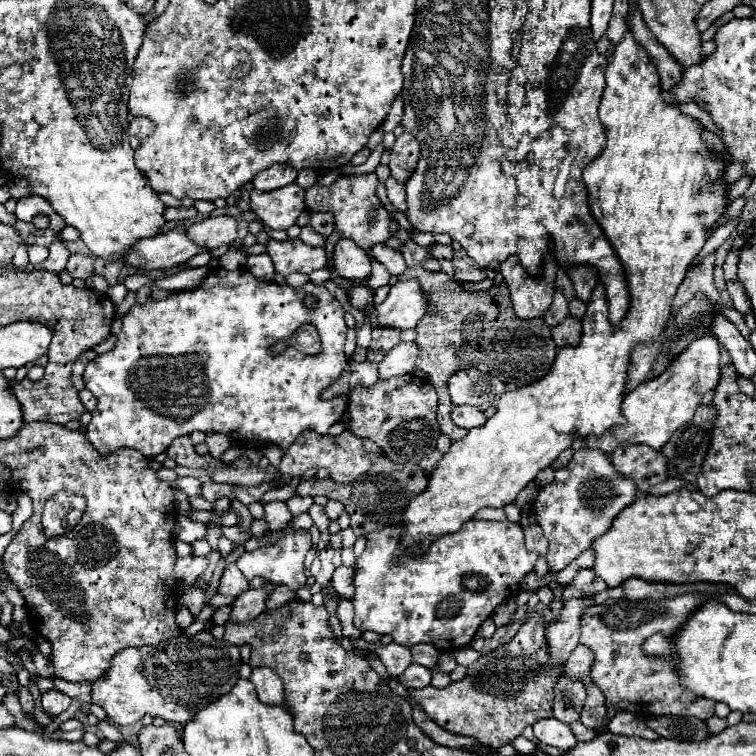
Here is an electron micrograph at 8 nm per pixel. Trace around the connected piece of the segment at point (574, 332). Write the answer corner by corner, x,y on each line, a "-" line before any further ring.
568,315
558,327
552,329
552,339
556,341
558,347
574,345
574,343
578,343
580,333
582,333
582,325
580,325
580,321
578,321
576,317

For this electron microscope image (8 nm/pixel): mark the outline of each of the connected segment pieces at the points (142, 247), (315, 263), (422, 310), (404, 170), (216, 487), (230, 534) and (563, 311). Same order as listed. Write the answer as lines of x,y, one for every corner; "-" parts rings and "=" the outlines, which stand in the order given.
178,227
168,233
158,233
136,241
130,251
126,251
124,261
138,269
170,269
186,263
200,251
202,247
186,237
184,227
=
270,239
266,243
266,253
272,257
276,273
280,273
282,277
288,277
290,273
310,275
312,271
322,269
328,263
324,247
310,247
300,239
=
418,279
398,281
390,287
386,301
378,307
378,325
410,329
426,315
428,295
422,291
=
402,133
396,137
396,143
390,153
392,157
388,167
392,171
392,177
400,183
406,183
420,159
420,143
410,133
=
206,481
202,487
202,497
206,501
216,501
218,497
227,496
231,501
236,499
236,489
234,485
224,483
214,483
214,481
=
223,526
222,527
222,532
225,537
230,539
233,543
246,543
248,539
250,539
253,535
251,531
242,531
239,527
237,526
=
560,289
554,291
554,299
552,299
552,305
550,309
544,313
544,321
548,327
554,327
558,325
564,317
568,315
568,299
564,297
564,293

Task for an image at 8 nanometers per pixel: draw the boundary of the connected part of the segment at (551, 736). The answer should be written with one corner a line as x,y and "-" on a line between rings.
548,717
548,719
538,719
534,723
534,735
540,743
546,745
554,745
558,749
570,749
576,741
572,729
568,723
558,721
556,717

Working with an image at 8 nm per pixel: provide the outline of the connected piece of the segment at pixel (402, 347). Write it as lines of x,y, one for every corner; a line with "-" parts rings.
398,343
384,359
378,363
380,379
390,379
392,375
406,375
412,373
416,367
420,347
416,343

